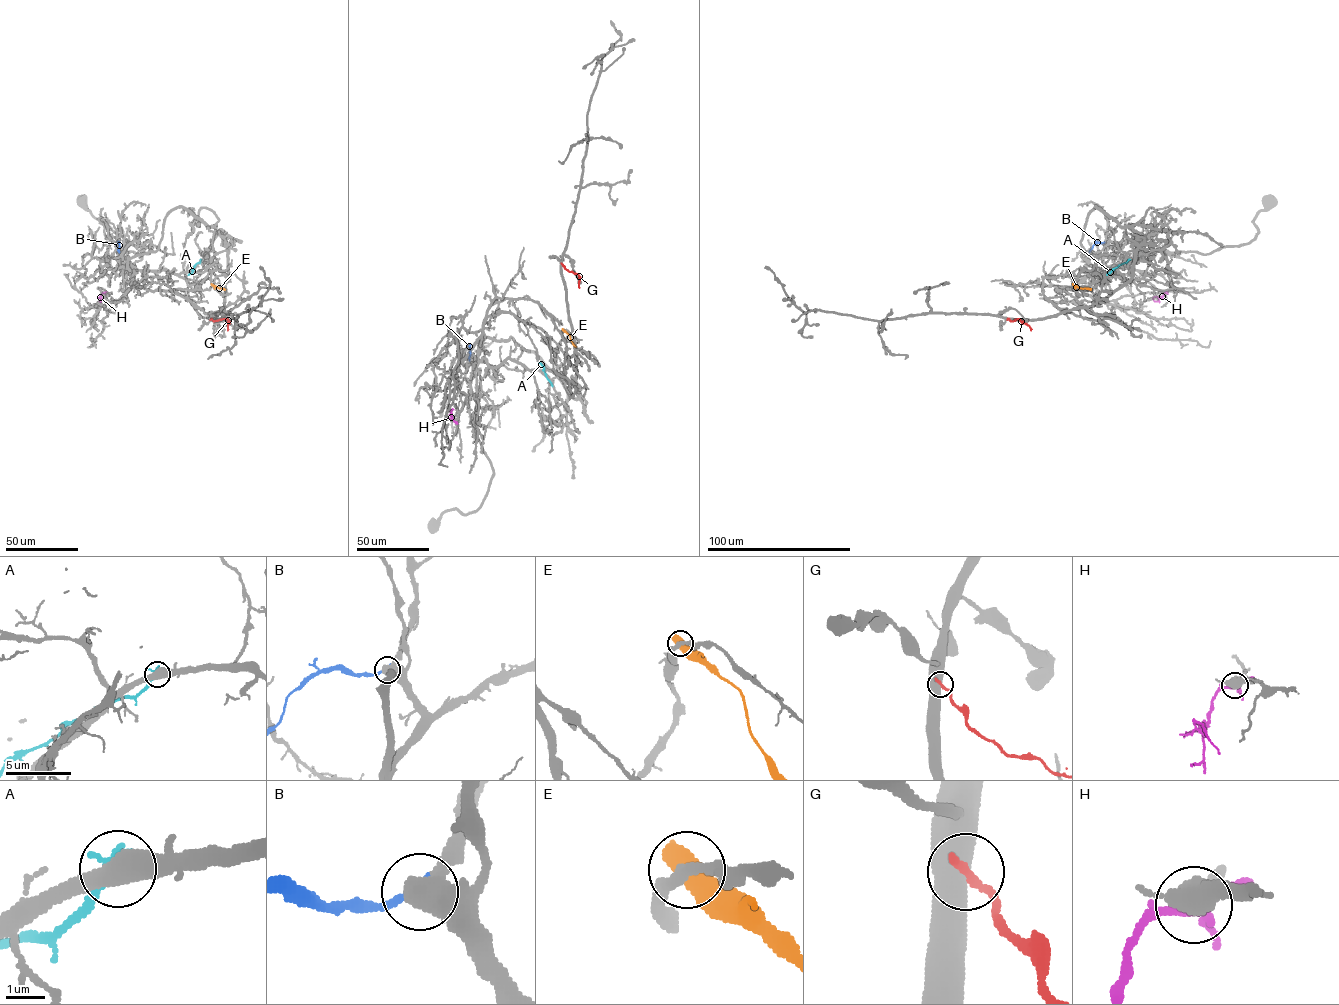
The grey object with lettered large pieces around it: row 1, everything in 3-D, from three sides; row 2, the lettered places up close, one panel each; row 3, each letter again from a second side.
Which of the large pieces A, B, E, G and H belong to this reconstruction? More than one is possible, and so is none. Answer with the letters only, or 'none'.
B

